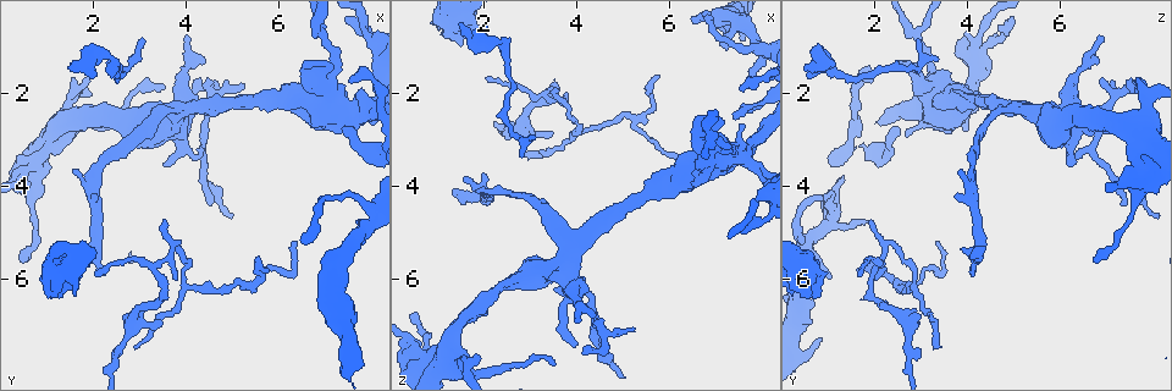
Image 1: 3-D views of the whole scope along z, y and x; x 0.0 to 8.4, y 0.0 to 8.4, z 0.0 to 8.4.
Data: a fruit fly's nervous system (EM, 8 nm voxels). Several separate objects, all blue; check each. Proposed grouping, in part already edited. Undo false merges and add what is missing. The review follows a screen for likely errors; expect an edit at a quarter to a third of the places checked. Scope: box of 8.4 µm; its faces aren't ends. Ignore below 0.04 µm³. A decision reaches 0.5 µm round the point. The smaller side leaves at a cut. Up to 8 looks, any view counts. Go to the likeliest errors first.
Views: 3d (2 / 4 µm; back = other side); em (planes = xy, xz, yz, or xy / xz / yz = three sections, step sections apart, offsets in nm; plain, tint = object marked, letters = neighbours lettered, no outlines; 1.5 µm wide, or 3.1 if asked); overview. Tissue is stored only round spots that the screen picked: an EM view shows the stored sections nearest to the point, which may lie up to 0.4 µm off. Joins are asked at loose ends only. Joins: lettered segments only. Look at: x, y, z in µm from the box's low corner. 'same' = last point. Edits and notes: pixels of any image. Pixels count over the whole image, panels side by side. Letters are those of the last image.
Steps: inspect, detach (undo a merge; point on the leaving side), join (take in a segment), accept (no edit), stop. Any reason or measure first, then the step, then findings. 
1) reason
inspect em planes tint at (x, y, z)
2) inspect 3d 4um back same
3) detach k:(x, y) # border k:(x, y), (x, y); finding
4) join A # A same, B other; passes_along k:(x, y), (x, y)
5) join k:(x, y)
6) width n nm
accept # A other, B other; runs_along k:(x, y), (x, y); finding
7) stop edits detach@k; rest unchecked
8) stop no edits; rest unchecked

free end
inspect 3d 4um at (1.25, 6.30, 0.75)

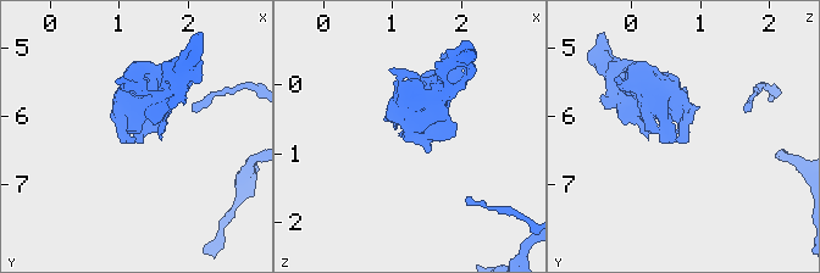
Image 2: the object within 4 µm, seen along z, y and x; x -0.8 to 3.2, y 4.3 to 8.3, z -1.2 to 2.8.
need the tissue
inspect em xz step 4 letters at (1.25, 6.30, 0.70)

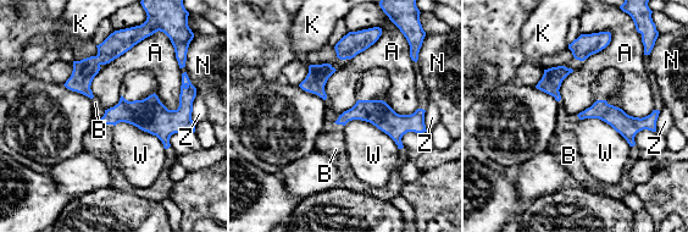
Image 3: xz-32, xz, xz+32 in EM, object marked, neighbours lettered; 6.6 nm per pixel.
join B # A other, B same, K other, N other, W other, Z other; it goes on there

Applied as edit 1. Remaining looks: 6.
free end
inspect em planes letters at (7.55, 7.30, 0.90)

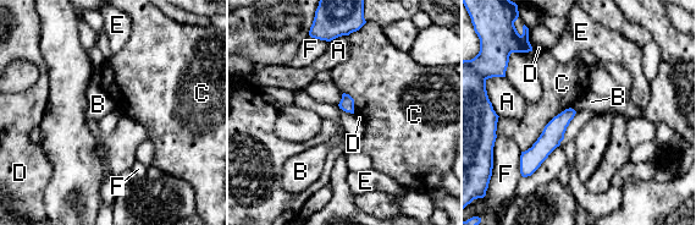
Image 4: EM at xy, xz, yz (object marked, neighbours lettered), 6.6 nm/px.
accept # A other, B other, C other, D other, E other, F other; runs_along 4:(570, 111), (530, 160), (530, 170); none of them fits

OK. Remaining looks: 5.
sudden change in width
inspect 3d 4um back at (7.90, 0.75, 4.30)

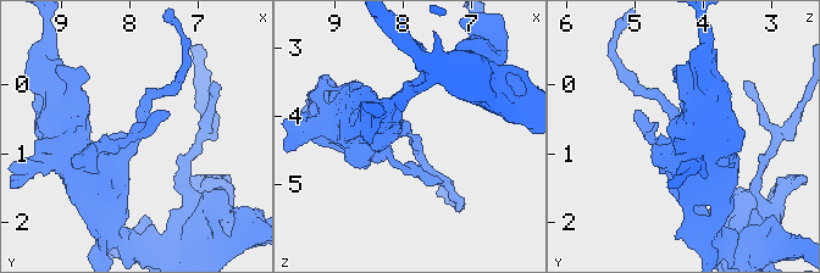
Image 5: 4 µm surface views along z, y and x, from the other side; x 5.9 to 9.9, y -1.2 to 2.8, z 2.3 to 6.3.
inspect em planes letters same

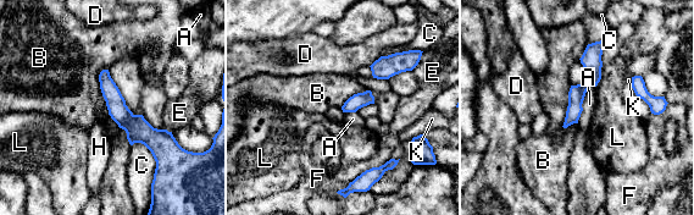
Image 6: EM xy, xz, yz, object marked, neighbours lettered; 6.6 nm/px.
accept # A other, B other, C other, D other, E other, F other, H other, K other, L other; border 6:(595, 86), (586, 93), (577, 123); one cell here

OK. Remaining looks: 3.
stop edits join@3; rest unchecked

